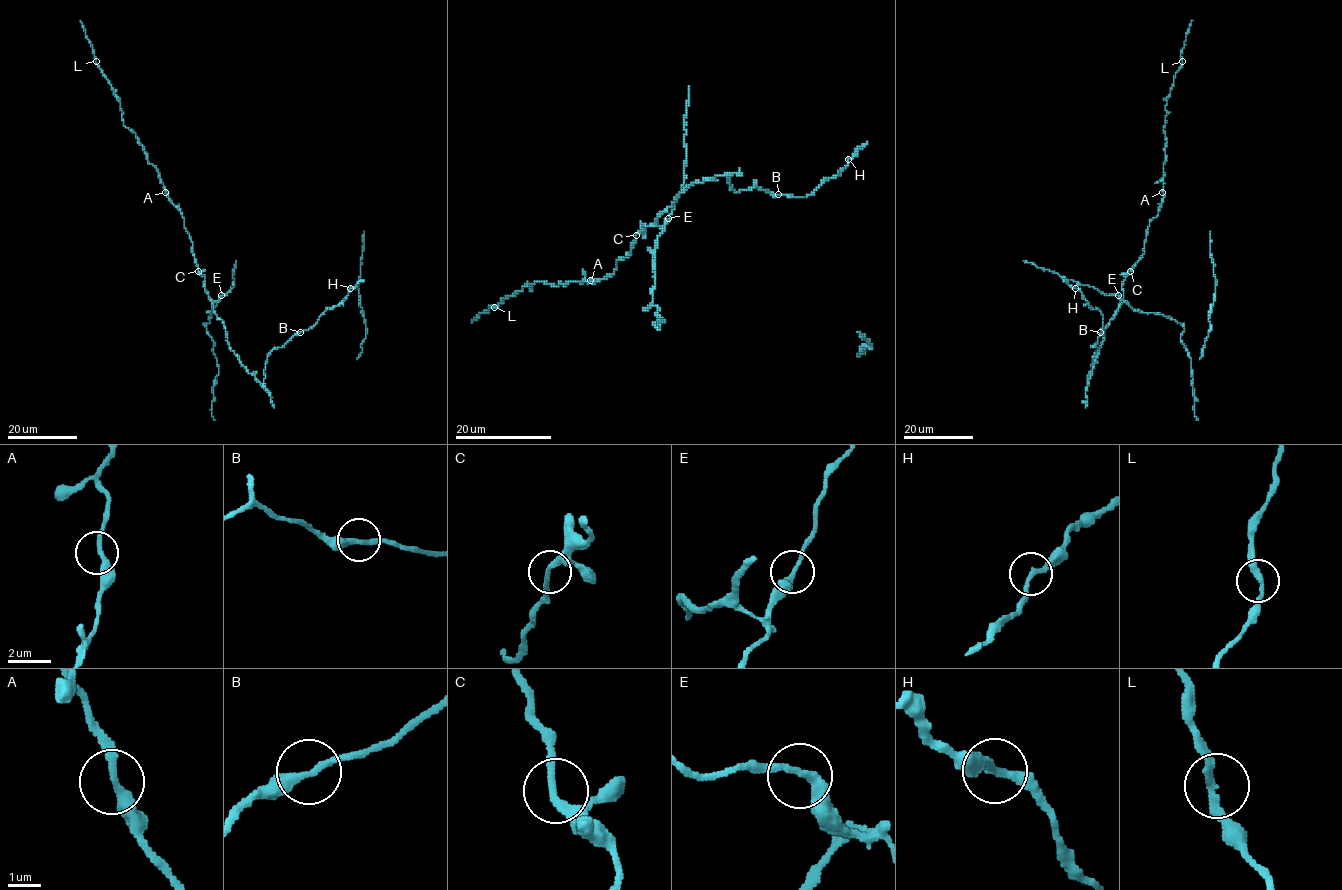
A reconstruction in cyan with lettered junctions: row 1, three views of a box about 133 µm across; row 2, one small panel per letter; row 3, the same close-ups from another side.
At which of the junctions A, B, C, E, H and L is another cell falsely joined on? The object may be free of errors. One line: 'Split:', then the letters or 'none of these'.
Split: none of these

